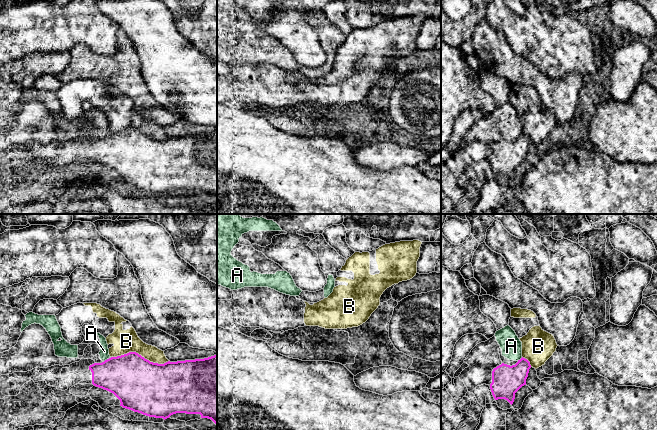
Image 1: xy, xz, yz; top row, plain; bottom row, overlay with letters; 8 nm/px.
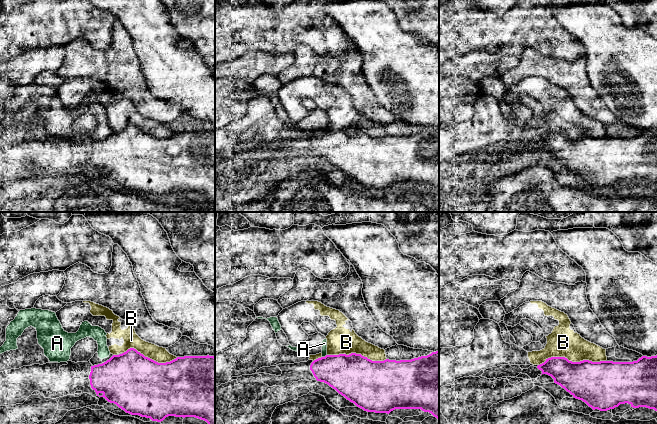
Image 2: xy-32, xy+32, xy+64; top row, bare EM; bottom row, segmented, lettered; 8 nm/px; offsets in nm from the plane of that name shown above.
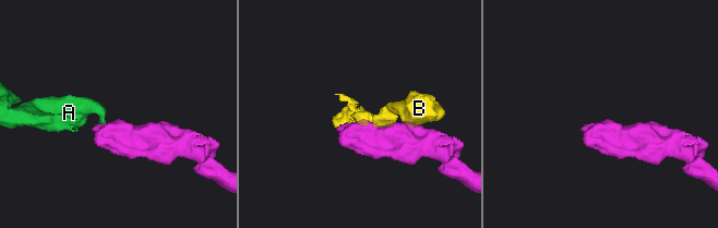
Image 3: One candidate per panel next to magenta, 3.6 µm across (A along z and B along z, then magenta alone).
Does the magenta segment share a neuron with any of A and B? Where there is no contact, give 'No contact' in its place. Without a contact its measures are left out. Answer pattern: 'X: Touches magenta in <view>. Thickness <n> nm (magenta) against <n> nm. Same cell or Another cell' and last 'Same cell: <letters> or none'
A: Touches magenta in xy. Thickness 380 nm (magenta) against 80 nm. Another cell
B: Touches magenta in xy. Thickness 420 nm (magenta) against 190 nm. Another cell
Same cell: none

